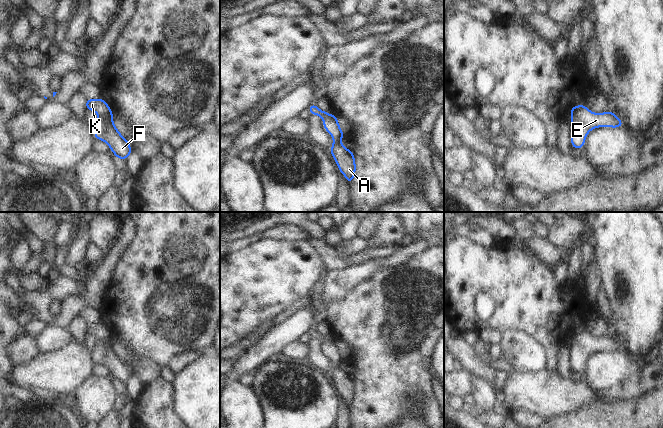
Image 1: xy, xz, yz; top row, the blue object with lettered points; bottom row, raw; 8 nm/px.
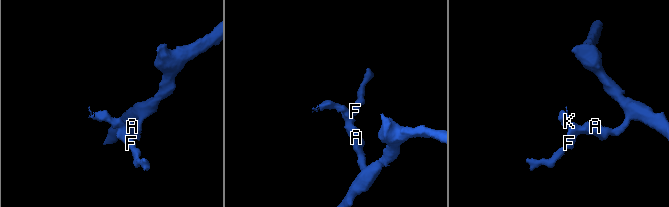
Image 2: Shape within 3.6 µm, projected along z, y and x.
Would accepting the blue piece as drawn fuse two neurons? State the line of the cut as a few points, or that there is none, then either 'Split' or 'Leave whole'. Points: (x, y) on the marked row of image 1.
Split along xy (111, 111), (99, 116). Split

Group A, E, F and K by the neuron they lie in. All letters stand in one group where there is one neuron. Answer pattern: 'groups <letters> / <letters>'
groups A E F / K

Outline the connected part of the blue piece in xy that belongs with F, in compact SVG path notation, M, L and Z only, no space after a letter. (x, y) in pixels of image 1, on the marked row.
M112 112L99 116L93 129L95 138L106 142L118 159L126 160L130 156L131 146L115 127Z

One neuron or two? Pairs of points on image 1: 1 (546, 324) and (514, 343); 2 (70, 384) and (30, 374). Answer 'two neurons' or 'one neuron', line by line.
1: two neurons
2: one neuron

